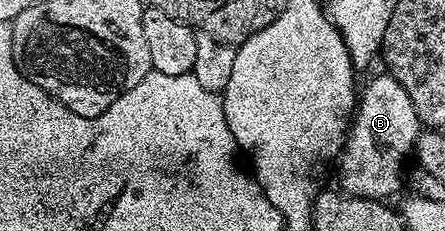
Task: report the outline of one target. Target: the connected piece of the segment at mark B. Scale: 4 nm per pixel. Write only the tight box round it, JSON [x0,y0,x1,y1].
[340,74,422,201]

